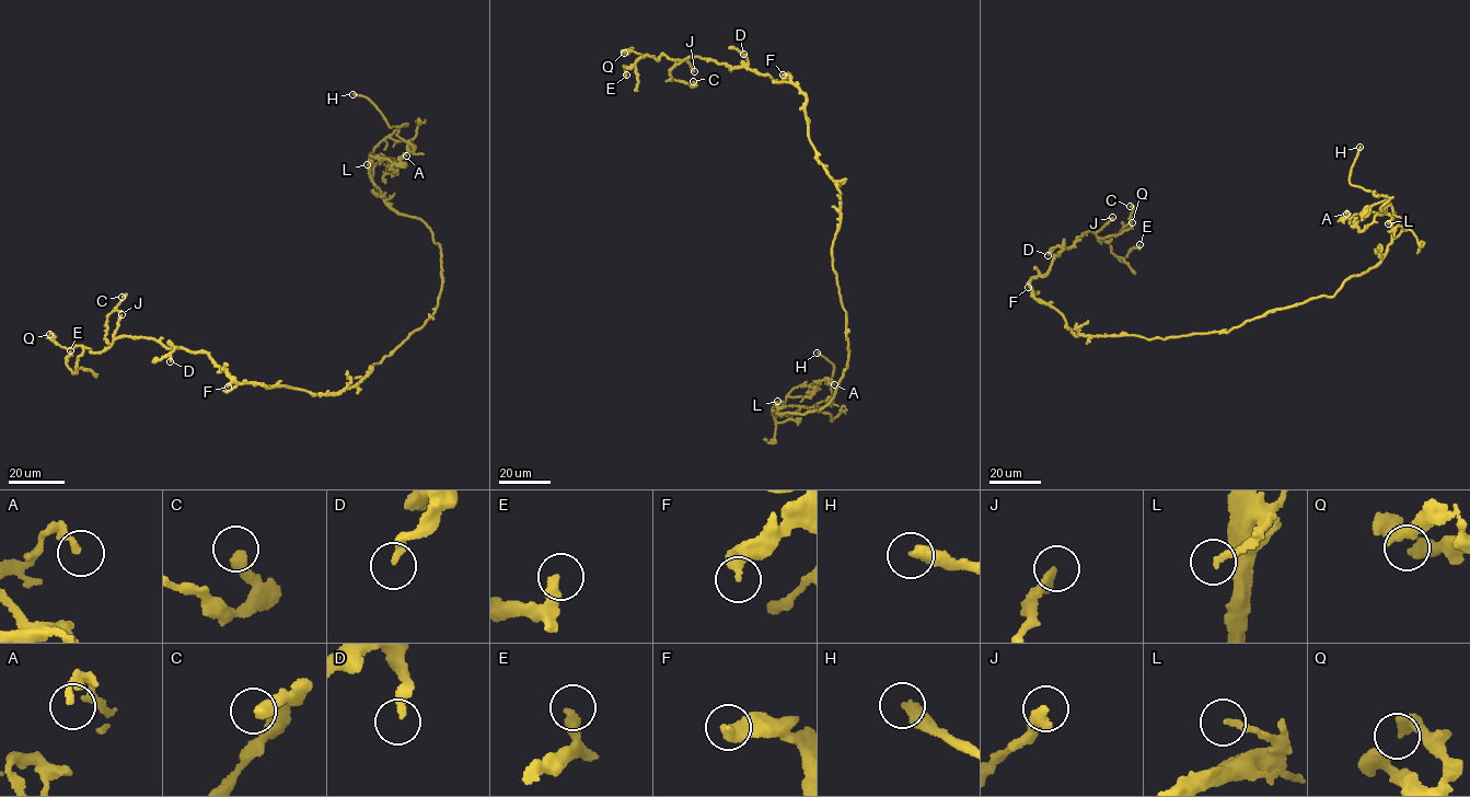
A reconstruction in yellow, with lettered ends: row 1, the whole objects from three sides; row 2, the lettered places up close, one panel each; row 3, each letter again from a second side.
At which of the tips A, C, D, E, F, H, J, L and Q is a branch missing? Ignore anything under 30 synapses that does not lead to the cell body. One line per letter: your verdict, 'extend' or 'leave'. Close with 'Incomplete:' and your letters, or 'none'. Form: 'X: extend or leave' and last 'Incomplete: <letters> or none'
A: leave
C: leave
D: leave
E: leave
F: leave
H: extend
J: leave
L: leave
Q: leave
Incomplete: H

